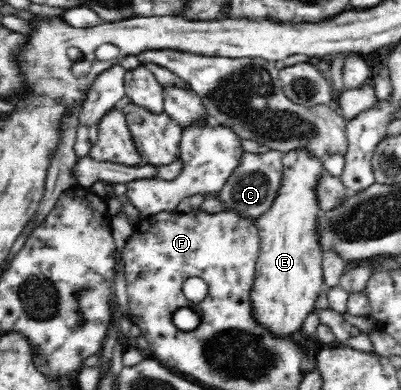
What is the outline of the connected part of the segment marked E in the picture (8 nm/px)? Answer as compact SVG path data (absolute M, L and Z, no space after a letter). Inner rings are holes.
M304 150L283 153L282 164L284 183L280 197L268 213L255 218L260 251L250 289L252 320L274 338L296 337L306 317L316 311L316 300L325 287L322 249L315 233L320 208L313 191L324 167Z

